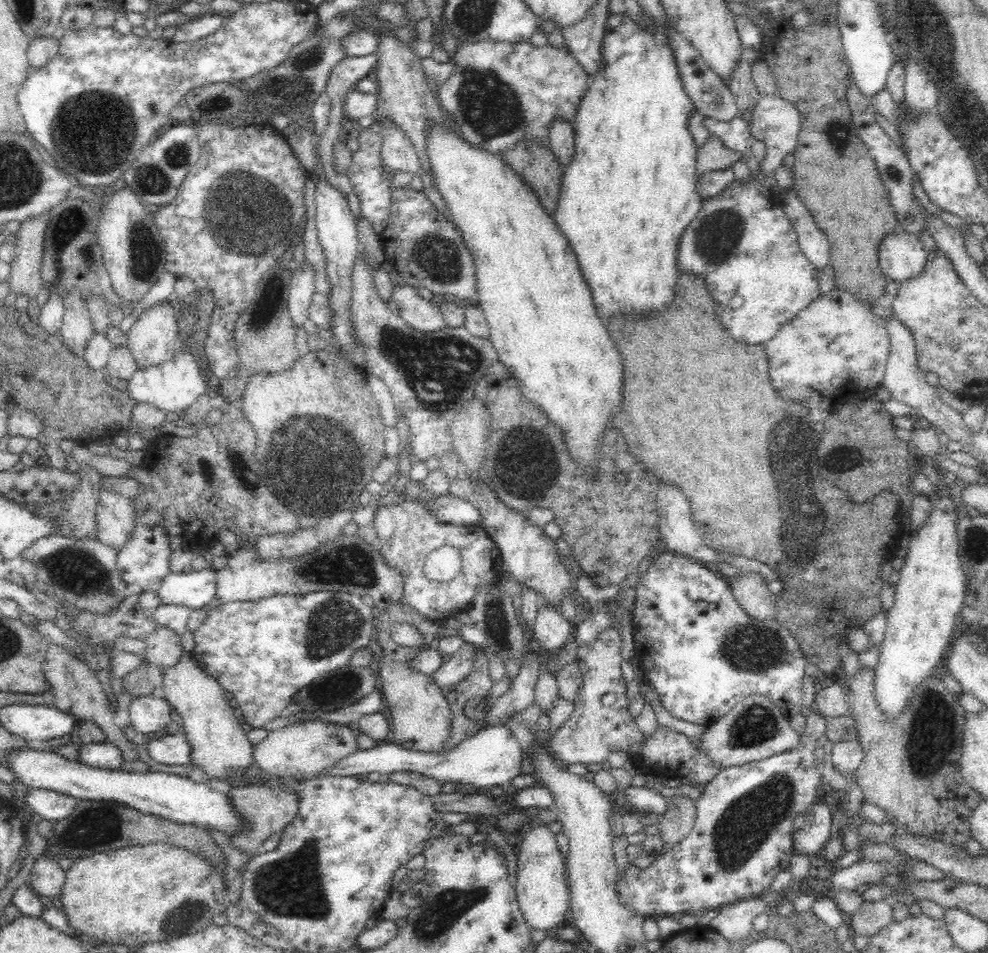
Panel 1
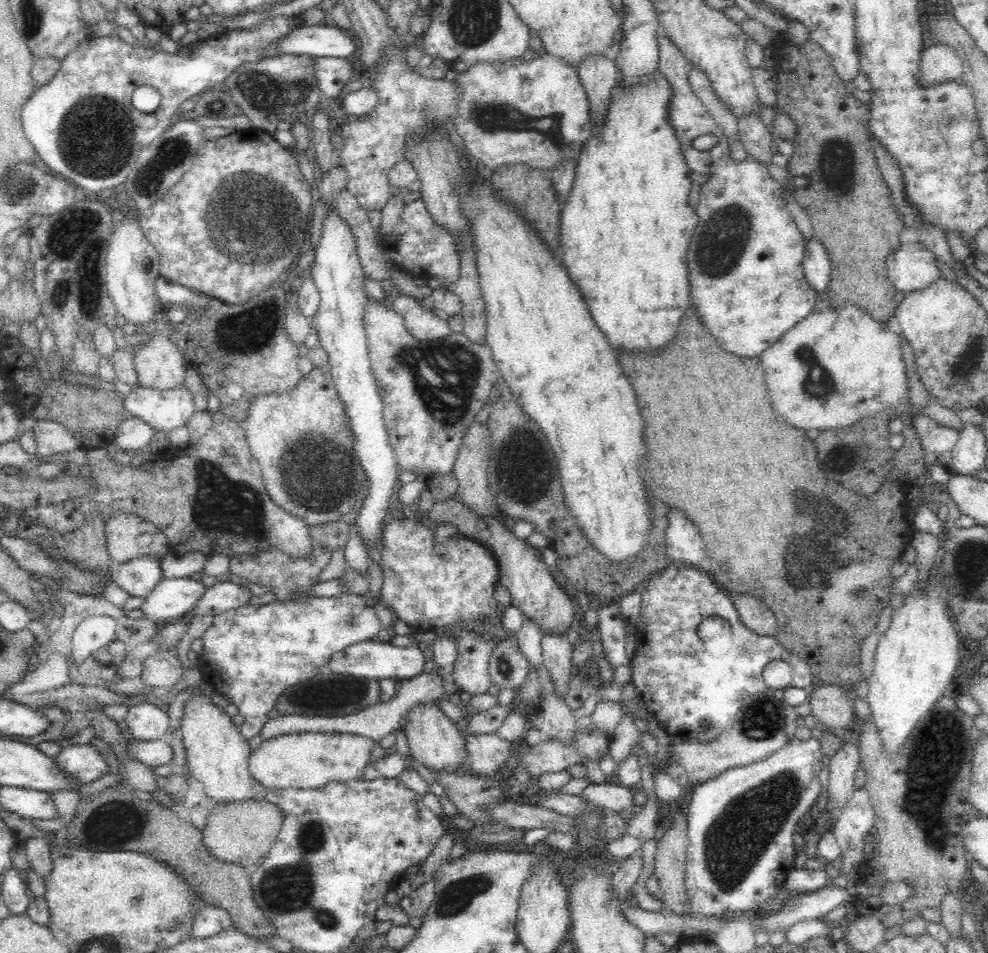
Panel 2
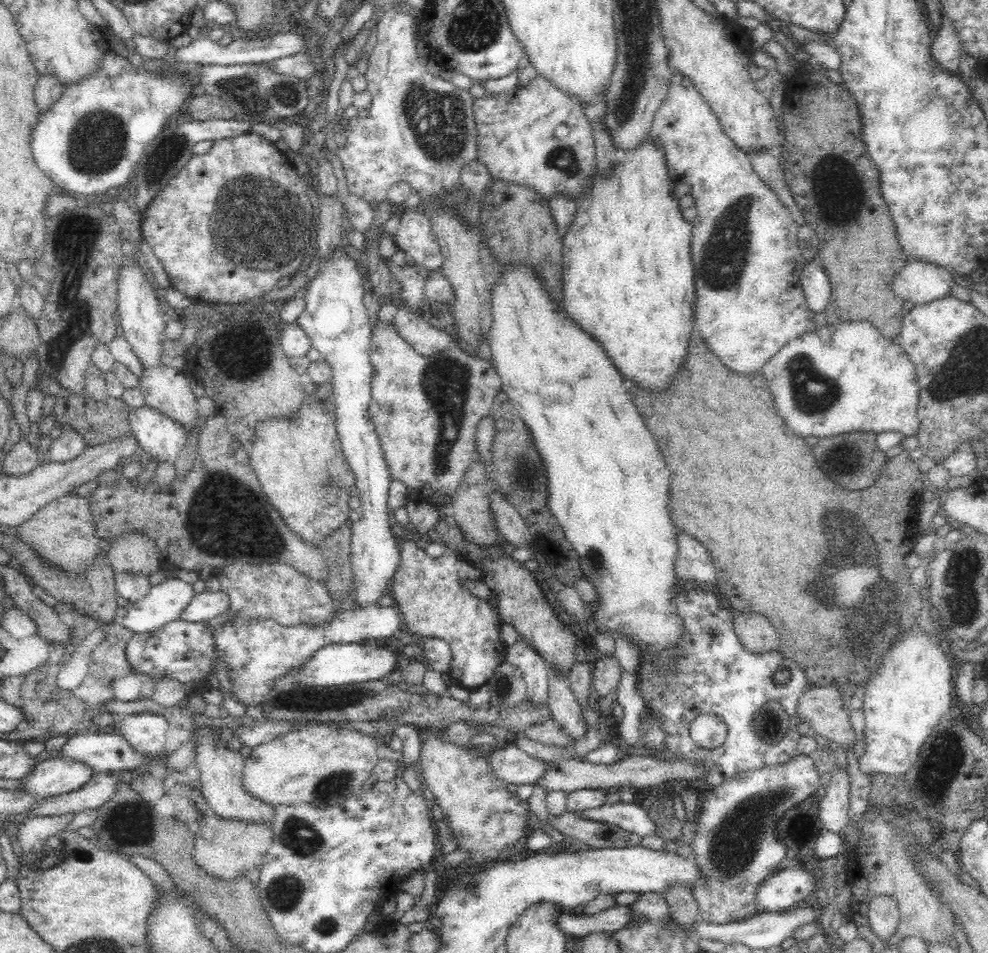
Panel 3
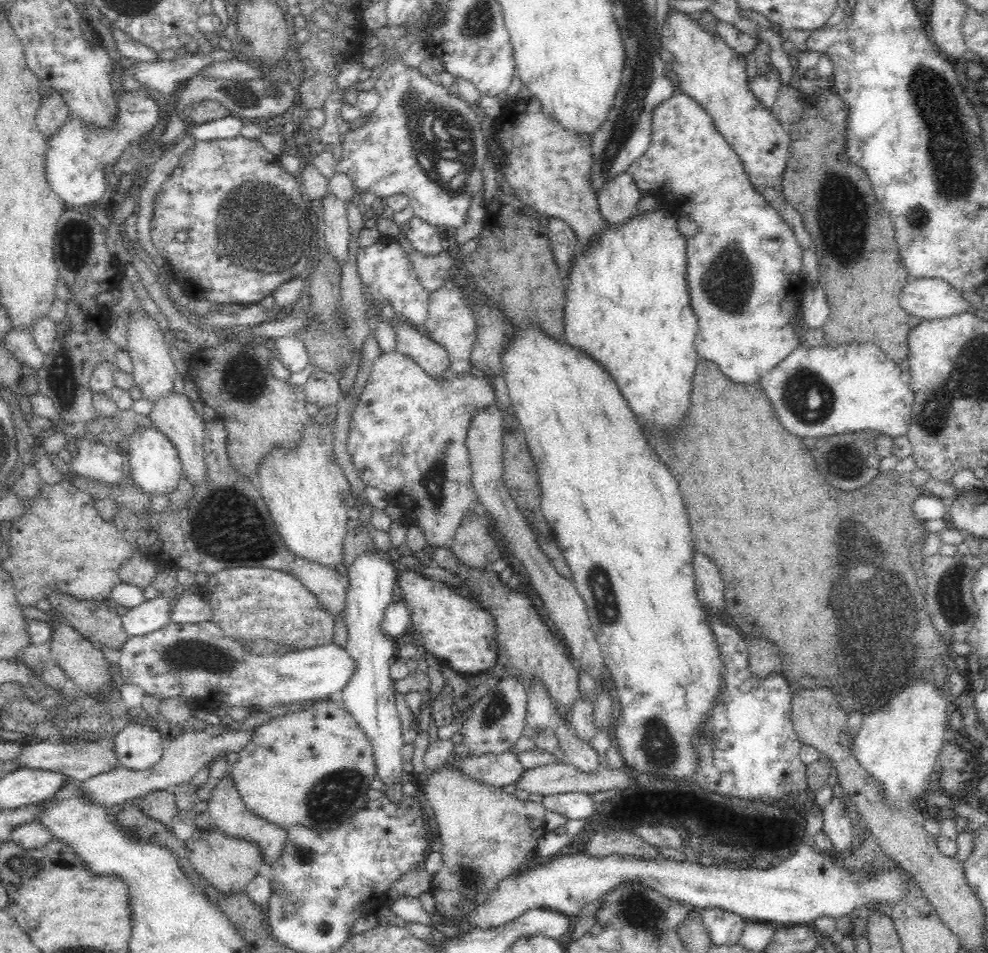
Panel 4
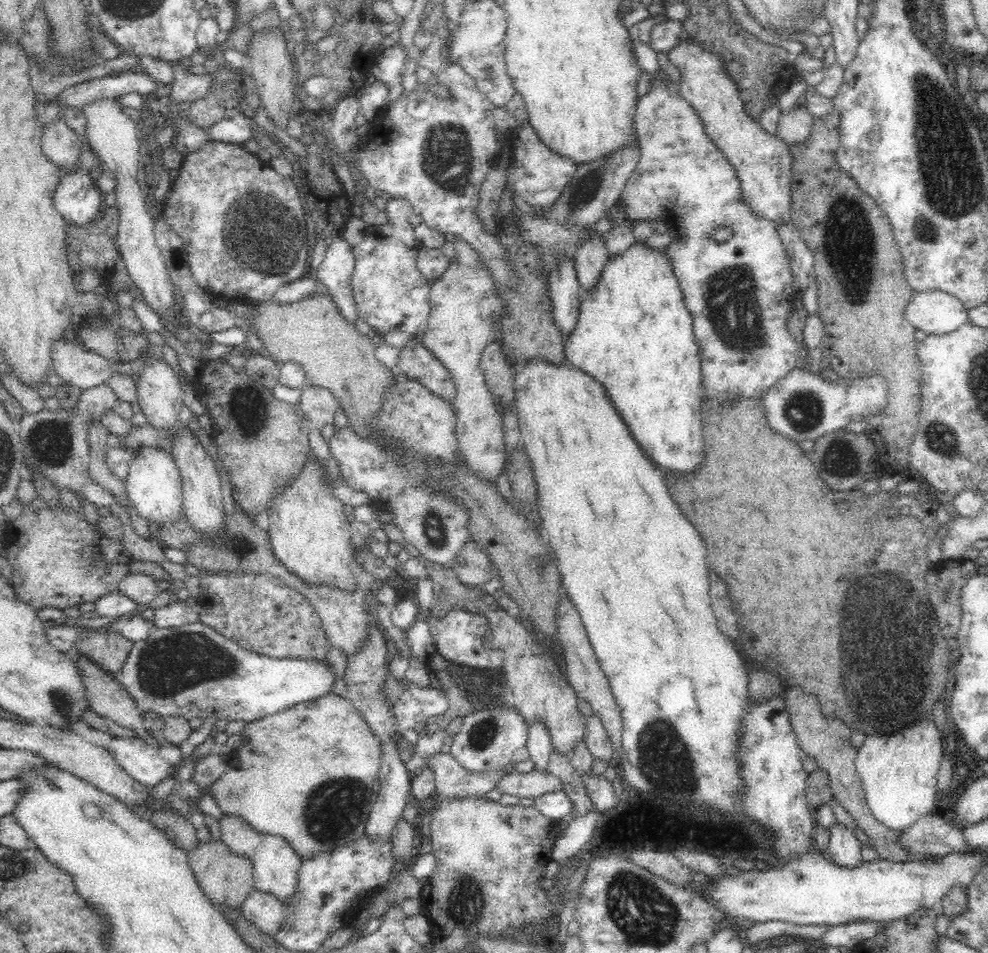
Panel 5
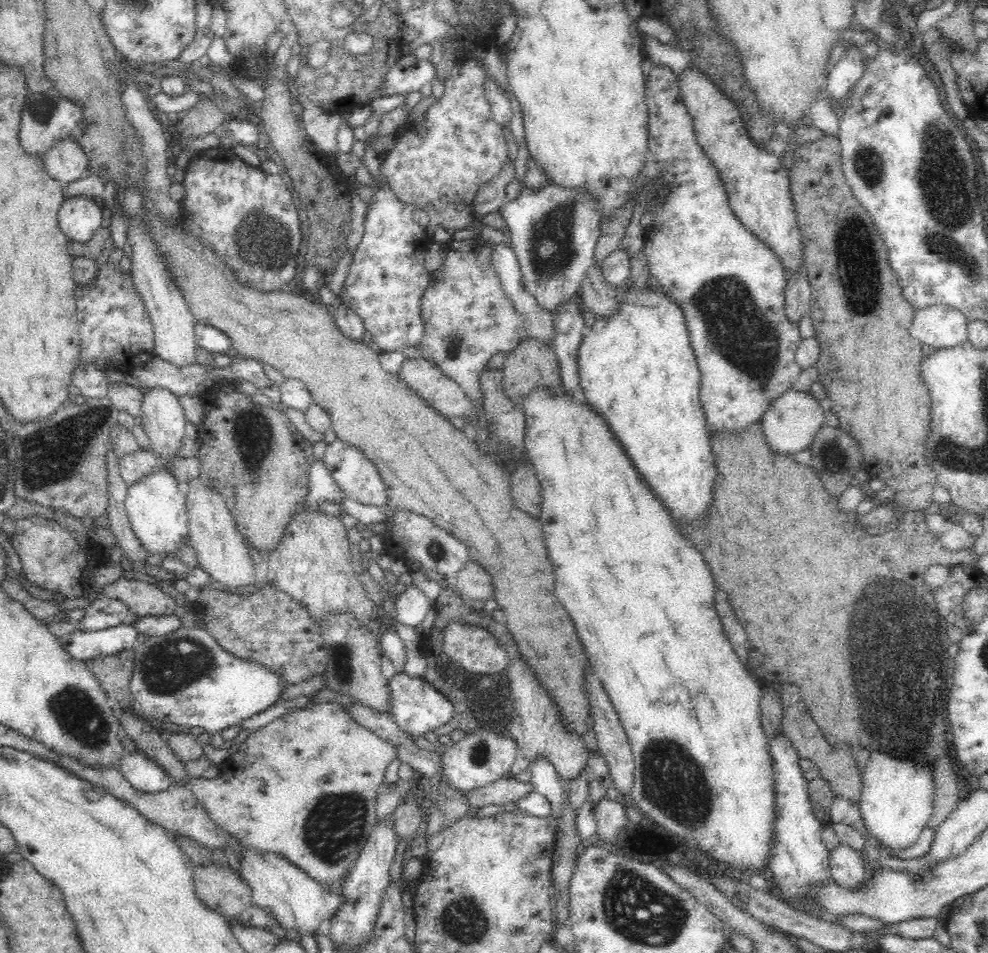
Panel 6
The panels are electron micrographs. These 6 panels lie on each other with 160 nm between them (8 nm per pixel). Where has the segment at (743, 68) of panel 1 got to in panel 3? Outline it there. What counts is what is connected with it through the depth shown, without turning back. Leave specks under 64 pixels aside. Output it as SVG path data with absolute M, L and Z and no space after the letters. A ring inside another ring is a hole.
M754 151L748 153L754 172L762 179L762 182L768 185L770 190L774 191L780 203L788 209L794 222L798 226L806 222L803 212L799 209L792 197L788 185L784 180L784 171L780 166L779 158L772 154L772 151Z

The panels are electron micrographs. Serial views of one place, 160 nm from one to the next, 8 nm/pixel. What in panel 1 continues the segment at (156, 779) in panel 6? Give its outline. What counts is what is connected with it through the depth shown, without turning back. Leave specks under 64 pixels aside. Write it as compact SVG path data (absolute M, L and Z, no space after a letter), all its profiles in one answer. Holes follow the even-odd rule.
M154 695L134 697L128 710L132 728L142 734L165 730L171 722L169 702Z

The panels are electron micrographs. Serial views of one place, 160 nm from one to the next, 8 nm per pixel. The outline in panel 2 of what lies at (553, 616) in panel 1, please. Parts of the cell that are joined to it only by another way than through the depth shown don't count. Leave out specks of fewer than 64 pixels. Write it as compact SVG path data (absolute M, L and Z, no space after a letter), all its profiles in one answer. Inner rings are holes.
M544 633L541 638L543 666L553 683L553 691L564 701L572 682L572 663L570 662L572 646L568 643L567 635Z

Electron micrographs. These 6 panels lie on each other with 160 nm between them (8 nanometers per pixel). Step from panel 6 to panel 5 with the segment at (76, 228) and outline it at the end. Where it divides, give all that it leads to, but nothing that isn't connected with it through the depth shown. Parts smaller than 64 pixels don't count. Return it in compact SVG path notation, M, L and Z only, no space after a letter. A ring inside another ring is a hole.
M80 166L63 172L55 192L56 212L64 221L76 227L94 221L100 212L100 206L106 201L87 170Z

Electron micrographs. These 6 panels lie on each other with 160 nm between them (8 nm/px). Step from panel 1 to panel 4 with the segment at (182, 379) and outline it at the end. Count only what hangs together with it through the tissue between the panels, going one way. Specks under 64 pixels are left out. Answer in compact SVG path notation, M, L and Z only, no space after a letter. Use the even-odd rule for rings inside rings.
M153 425L152 428L138 430L132 436L127 454L130 464L128 476L142 494L149 498L157 494L168 497L178 487L178 483L184 475L178 452L169 443L168 438L165 438L164 434L161 434Z

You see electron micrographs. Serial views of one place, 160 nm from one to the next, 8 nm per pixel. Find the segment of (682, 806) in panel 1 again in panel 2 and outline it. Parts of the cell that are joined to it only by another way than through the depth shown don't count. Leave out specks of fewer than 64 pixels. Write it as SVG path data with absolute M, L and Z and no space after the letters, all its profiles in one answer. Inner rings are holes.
M679 808L674 810L674 825L664 832L664 836L655 851L655 873L654 876L659 883L661 900L664 908L678 915L688 915L692 913L690 899L688 899L688 889L686 889L686 861L687 861L687 823L685 814L679 812Z

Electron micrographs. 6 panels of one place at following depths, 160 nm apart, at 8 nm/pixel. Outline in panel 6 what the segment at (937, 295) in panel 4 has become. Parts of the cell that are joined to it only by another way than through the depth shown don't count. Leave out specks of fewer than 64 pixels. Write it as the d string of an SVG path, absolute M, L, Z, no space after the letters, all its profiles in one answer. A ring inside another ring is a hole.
M950 306L916 309L910 335L934 350L954 348L967 340L967 322L964 314Z

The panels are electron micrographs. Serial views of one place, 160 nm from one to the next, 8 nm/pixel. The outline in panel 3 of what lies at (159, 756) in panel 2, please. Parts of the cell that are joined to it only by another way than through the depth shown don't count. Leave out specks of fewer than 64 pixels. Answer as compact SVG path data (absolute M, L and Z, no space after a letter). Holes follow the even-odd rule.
M76 732L59 750L54 751L57 757L72 759L92 767L94 773L132 770L157 757L144 757L136 753L122 735L101 732Z

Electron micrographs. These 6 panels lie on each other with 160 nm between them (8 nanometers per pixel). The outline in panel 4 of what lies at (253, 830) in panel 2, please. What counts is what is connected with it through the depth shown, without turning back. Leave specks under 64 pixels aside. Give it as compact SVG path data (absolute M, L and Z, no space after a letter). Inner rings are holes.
M214 824L209 827L196 827L185 841L185 847L192 868L221 894L234 896L244 893L252 879L259 876L258 868L262 864L262 853L258 845L248 840L228 837Z

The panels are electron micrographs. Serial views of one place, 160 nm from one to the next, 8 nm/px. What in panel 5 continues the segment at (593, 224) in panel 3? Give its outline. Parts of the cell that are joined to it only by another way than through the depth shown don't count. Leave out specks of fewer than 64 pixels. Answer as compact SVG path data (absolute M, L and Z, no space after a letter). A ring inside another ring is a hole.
M634 243L624 254L608 259L605 269L601 274L599 284L585 293L582 292L579 311L579 319L575 329L565 340L564 350L567 363L588 374L592 379L596 379L604 387L605 394L610 398L617 413L624 420L626 426L628 426L629 432L644 452L644 456L661 472L666 472L664 474L666 478L677 476L677 479L682 479L680 474L684 476L688 472L694 472L698 468L698 464L704 460L704 444L702 444L702 432L700 432L702 430L700 422L702 422L701 415L704 399L701 388L701 360L698 354L696 337L694 337L693 333L692 317L684 304L684 295L682 295L678 281L676 281L676 275L672 273L672 265L670 265L668 257L664 255L664 251L653 250L644 244Z

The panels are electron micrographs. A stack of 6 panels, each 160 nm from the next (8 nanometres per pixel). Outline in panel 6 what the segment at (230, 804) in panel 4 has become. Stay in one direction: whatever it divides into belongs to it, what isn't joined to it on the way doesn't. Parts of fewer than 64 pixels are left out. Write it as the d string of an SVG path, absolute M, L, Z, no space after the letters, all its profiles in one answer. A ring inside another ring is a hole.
M245 849L242 856L240 876L250 886L251 905L269 910L269 914L284 928L285 933L295 930L300 936L316 936L321 923L330 920L343 902L341 895L324 889L324 885L315 882L300 868L276 853L262 854Z

